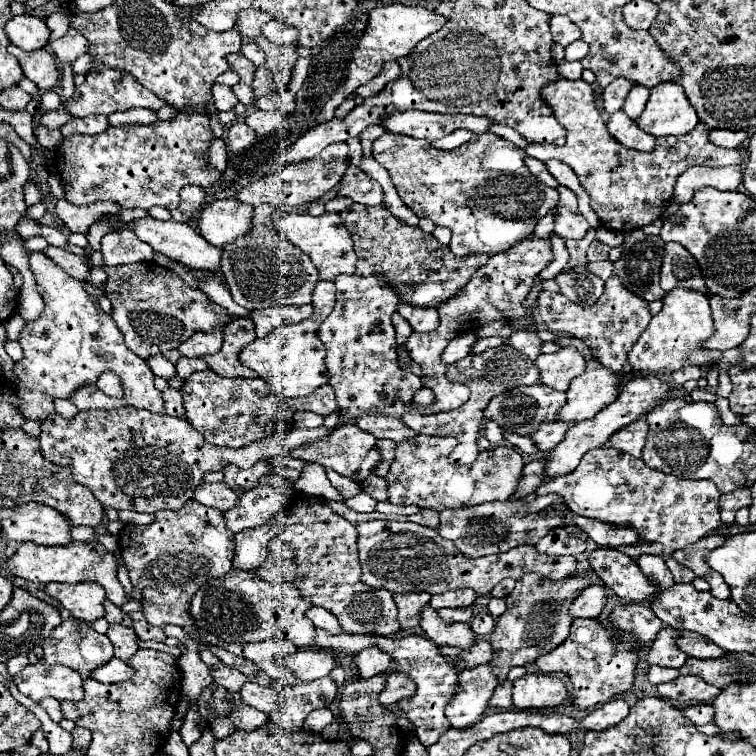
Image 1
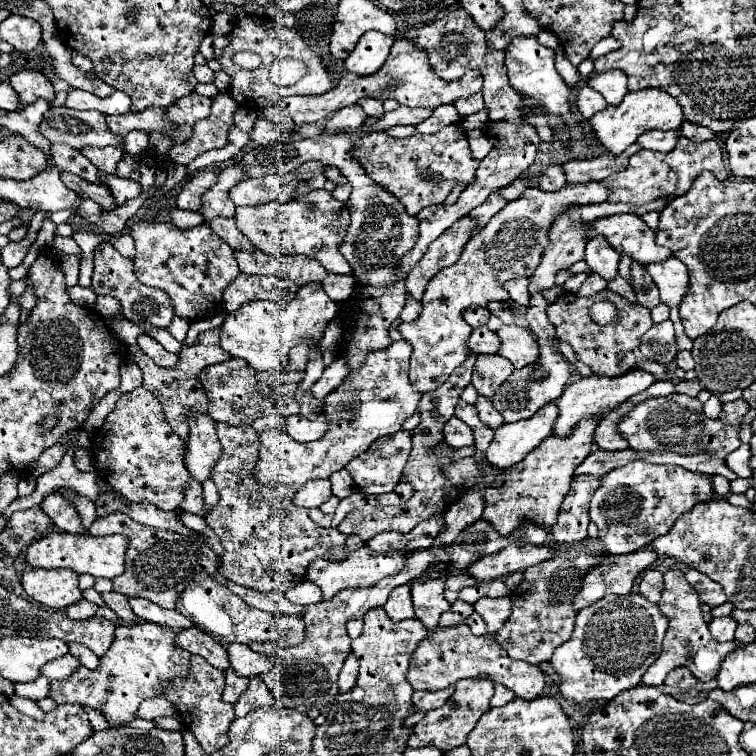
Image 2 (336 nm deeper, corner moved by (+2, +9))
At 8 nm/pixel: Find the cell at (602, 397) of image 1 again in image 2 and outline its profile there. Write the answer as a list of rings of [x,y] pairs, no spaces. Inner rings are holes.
[[[550,402],[528,420],[504,424],[494,434],[494,440],[484,454],[486,460],[496,468],[508,468],[510,464],[516,464],[554,432],[556,418],[558,406],[556,402]]]

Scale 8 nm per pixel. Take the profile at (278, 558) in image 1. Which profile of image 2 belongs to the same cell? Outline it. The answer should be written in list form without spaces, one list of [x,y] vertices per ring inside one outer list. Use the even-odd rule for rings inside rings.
[[[226,422],[216,424],[216,434],[222,444],[222,456],[214,464],[210,476],[220,490],[220,502],[206,514],[204,520],[216,532],[216,536],[220,538],[220,542],[224,546],[224,554],[220,558],[218,572],[226,580],[232,580],[244,588],[252,588],[258,592],[286,592],[304,580],[306,568],[314,558],[326,556],[326,552],[334,552],[334,558],[340,560],[342,552],[338,552],[338,548],[342,548],[342,544],[344,544],[344,538],[346,538],[344,534],[340,534],[336,528],[318,526],[308,516],[306,508],[294,508],[294,504],[292,504],[294,492],[290,492],[286,488],[262,488],[262,484],[254,482],[254,478],[250,476],[250,472],[254,470],[254,464],[258,460],[260,434],[250,424],[230,426]]]

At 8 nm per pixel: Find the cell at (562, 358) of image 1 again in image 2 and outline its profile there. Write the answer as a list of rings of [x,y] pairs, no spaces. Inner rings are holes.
[[[502,326],[498,330],[498,336],[502,340],[502,348],[498,354],[508,358],[514,368],[520,370],[538,360],[538,340],[530,334],[530,330],[520,326]]]

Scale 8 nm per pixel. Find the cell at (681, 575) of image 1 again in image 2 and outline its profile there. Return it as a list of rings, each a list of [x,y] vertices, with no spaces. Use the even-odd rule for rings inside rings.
[[[668,570],[664,574],[664,592],[662,592],[662,600],[658,606],[660,606],[660,612],[668,618],[668,632],[666,632],[658,660],[647,669],[642,677],[642,683],[649,686],[659,686],[663,684],[668,670],[672,670],[676,666],[686,666],[692,672],[692,676],[698,678],[700,682],[714,680],[726,654],[730,654],[734,648],[738,648],[740,642],[734,640],[734,642],[718,644],[710,636],[708,624],[702,618],[698,592],[694,592],[694,588],[686,582],[682,570]]]

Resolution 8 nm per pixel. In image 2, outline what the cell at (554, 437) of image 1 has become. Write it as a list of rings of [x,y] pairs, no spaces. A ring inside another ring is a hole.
[[[478,398],[478,402],[476,402],[476,408],[478,408],[478,414],[480,414],[480,420],[488,426],[488,428],[492,428],[492,430],[498,430],[500,426],[504,426],[504,420],[502,420],[502,414],[498,412],[498,410],[494,410],[494,406],[492,406],[492,402],[490,400],[486,400],[486,398]]]

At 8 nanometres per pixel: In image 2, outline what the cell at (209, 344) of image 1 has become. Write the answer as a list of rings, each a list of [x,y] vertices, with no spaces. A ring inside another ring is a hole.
[[[134,222],[130,226],[130,236],[136,242],[136,278],[146,286],[162,288],[172,298],[176,316],[196,322],[222,312],[222,294],[226,284],[230,284],[240,270],[232,256],[232,248],[220,240],[208,224],[200,224],[192,230],[180,230],[174,228],[174,224]]]

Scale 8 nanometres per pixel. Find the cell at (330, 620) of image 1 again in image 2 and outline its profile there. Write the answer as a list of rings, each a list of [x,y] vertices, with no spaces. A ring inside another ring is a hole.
[[[304,580],[304,582],[296,584],[294,588],[286,590],[286,598],[288,598],[290,602],[294,602],[294,604],[310,606],[310,604],[318,604],[318,602],[322,600],[322,590],[320,590],[316,584]]]

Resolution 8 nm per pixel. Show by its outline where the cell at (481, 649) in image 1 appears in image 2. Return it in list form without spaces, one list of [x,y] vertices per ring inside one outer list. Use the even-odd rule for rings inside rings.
[[[466,624],[454,628],[436,628],[430,636],[426,636],[410,656],[410,668],[406,672],[406,680],[414,690],[440,690],[462,678],[478,678],[486,674],[492,682],[504,684],[518,698],[524,700],[534,700],[542,696],[546,688],[546,678],[538,666],[512,660],[496,644],[492,634],[474,636]]]

